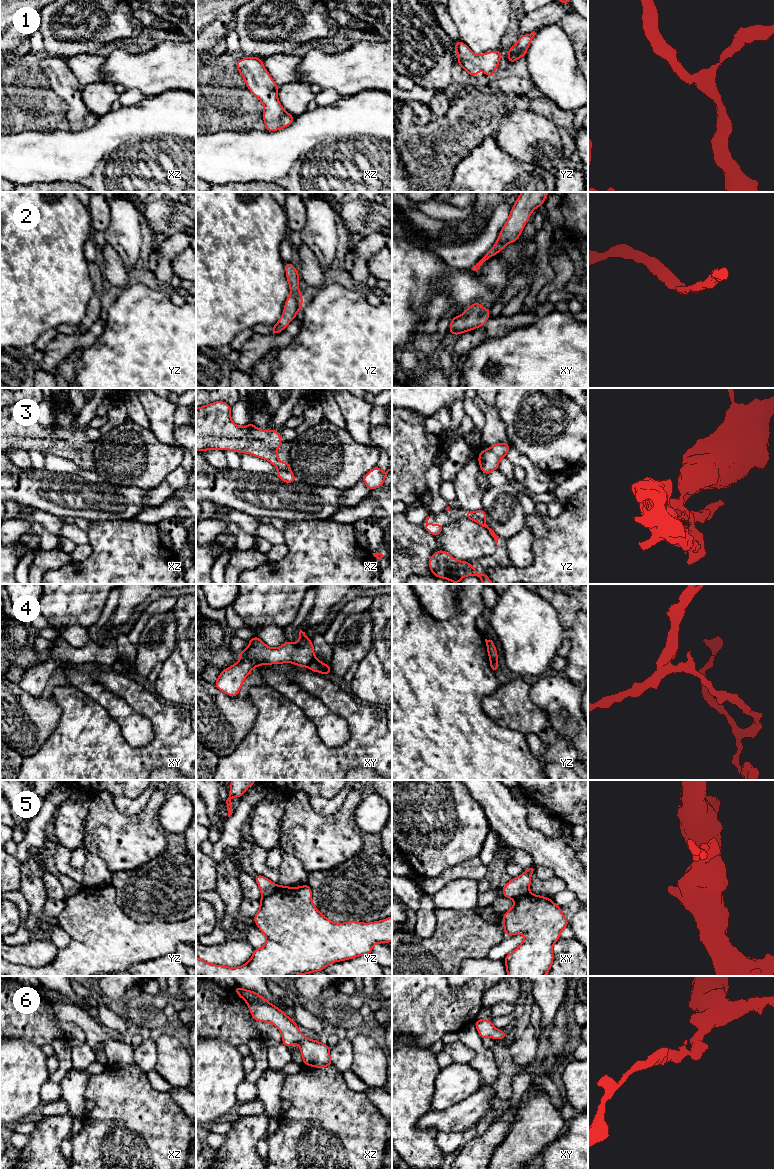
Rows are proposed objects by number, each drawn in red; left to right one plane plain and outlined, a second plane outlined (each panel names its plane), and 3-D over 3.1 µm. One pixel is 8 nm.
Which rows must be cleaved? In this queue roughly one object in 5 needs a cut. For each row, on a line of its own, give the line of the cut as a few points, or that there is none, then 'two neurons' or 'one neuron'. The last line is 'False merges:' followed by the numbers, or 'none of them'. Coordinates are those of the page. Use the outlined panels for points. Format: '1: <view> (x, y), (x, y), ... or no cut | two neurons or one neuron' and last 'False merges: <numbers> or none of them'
1: no cut | one neuron
2: no cut | one neuron
3: xz (290, 471), (278, 472) | two neurons
4: xy (315, 658), (307, 666) | two neurons
5: yz (277, 886), (270, 894), (262, 898) | two neurons
6: no cut | one neuron
False merges: 3, 4, 5

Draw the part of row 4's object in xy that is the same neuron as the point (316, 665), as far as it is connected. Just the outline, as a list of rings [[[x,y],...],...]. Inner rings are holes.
[[[315,658],[310,663],[310,665],[308,666],[308,668],[310,670],[312,670],[313,672],[322,673],[324,675],[328,675],[330,672],[332,672],[332,669],[331,669],[330,665],[324,664],[323,662],[321,662],[317,658]]]

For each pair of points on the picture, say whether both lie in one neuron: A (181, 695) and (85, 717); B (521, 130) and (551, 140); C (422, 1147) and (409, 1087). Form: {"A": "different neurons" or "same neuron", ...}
{"A": "different neurons", "B": "same neuron", "C": "same neuron"}

